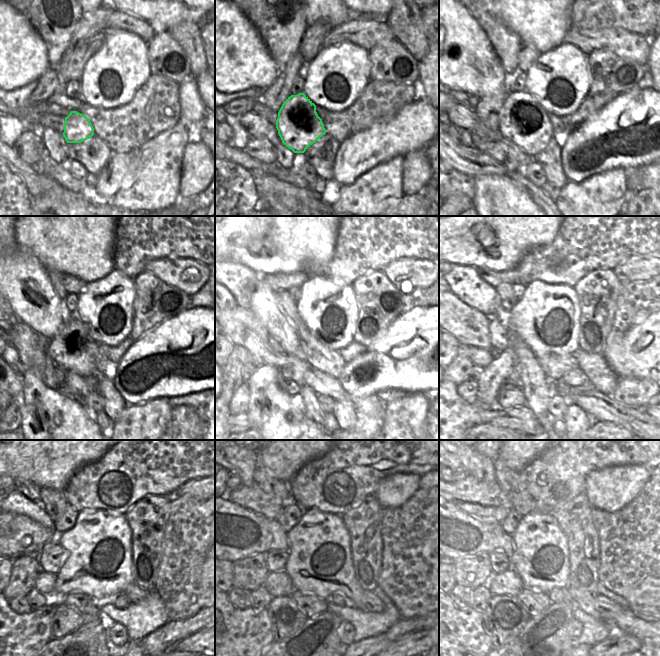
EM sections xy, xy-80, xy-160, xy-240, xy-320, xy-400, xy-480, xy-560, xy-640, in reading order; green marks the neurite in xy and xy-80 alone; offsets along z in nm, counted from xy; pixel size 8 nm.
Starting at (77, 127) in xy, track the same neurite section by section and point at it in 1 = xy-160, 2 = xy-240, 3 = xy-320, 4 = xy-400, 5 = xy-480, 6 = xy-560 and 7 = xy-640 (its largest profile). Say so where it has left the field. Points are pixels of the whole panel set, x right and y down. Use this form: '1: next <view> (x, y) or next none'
1: next xy-160 (523, 121)
2: next xy-240 (72, 348)
3: next xy-320 (276, 343)
4: next xy-400 (499, 336)
5: next xy-480 (52, 556)
6: next xy-560 (276, 559)
7: next xy-640 (500, 562)

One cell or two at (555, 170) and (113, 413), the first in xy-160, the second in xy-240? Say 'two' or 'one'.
one

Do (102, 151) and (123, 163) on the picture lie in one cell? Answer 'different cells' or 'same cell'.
different cells

